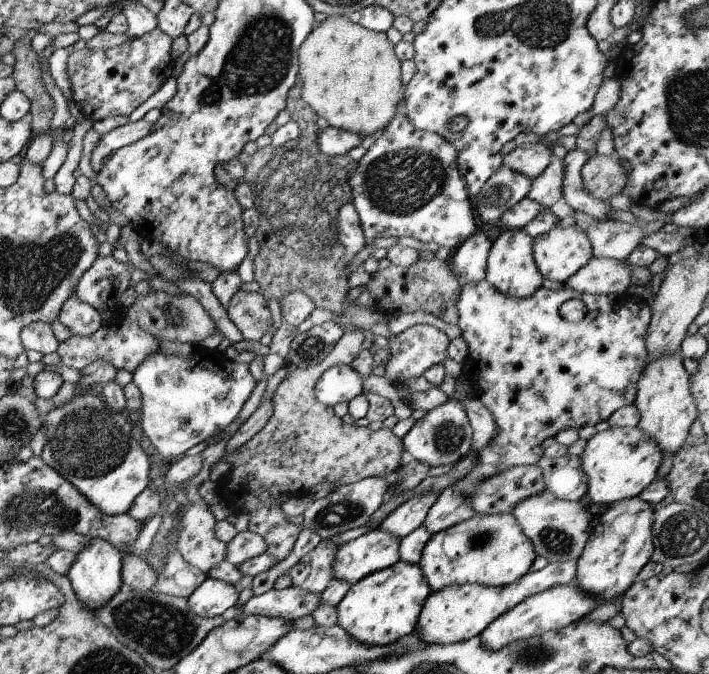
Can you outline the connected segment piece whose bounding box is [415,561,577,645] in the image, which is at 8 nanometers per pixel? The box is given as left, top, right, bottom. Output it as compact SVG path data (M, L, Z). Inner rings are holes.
M576 561L547 563L540 570L526 572L523 576L515 579L515 582L500 587L475 583L444 586L439 590L430 591L429 596L423 601L415 623L415 634L426 645L448 645L466 641L478 635L490 622L511 610L523 599L557 585L577 587Z

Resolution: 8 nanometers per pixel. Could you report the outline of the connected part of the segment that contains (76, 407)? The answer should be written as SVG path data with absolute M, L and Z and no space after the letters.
M75 390L71 400L50 411L43 420L44 440L40 457L61 478L104 515L122 515L147 486L149 460L132 437L125 414L112 411L99 396Z

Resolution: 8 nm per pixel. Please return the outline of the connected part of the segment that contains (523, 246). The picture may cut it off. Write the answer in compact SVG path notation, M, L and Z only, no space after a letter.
M523 229L500 231L489 247L484 279L498 291L515 298L525 298L541 286L542 276L538 273L532 257L532 238Z

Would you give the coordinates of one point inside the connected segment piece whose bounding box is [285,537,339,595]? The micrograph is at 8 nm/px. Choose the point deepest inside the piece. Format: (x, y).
(313, 572)

